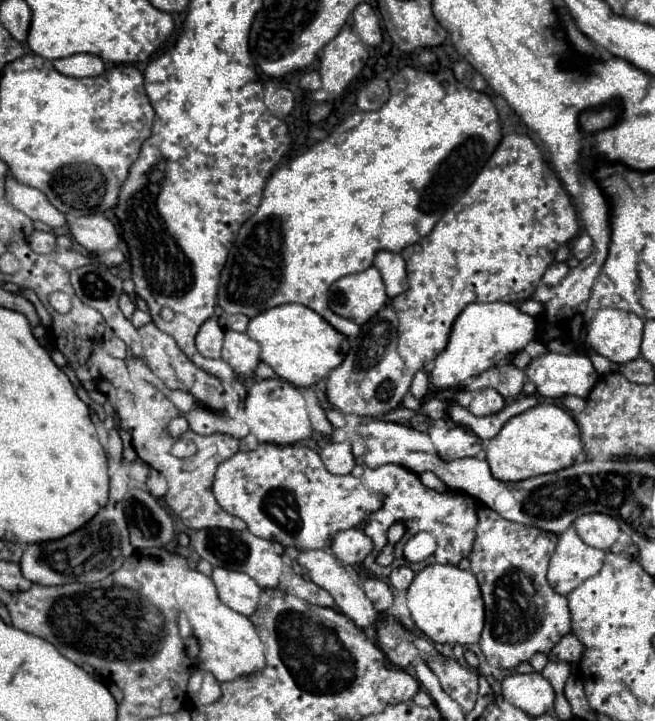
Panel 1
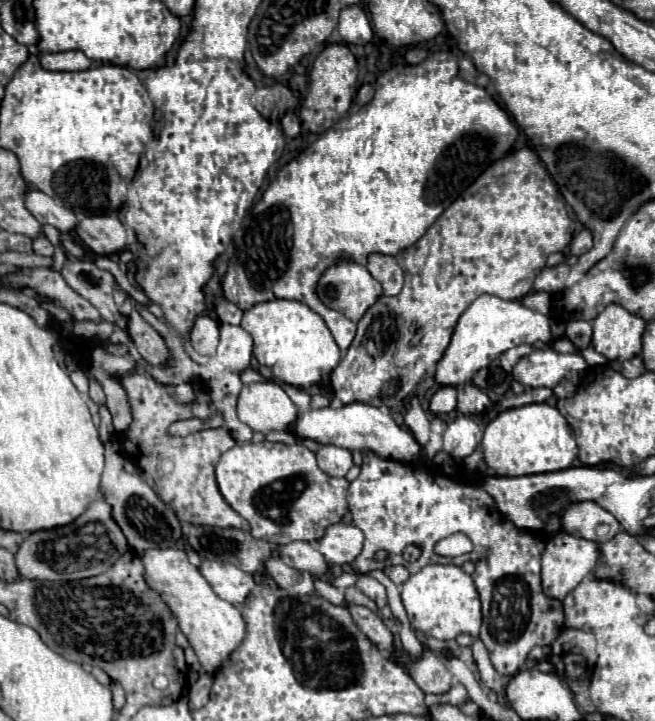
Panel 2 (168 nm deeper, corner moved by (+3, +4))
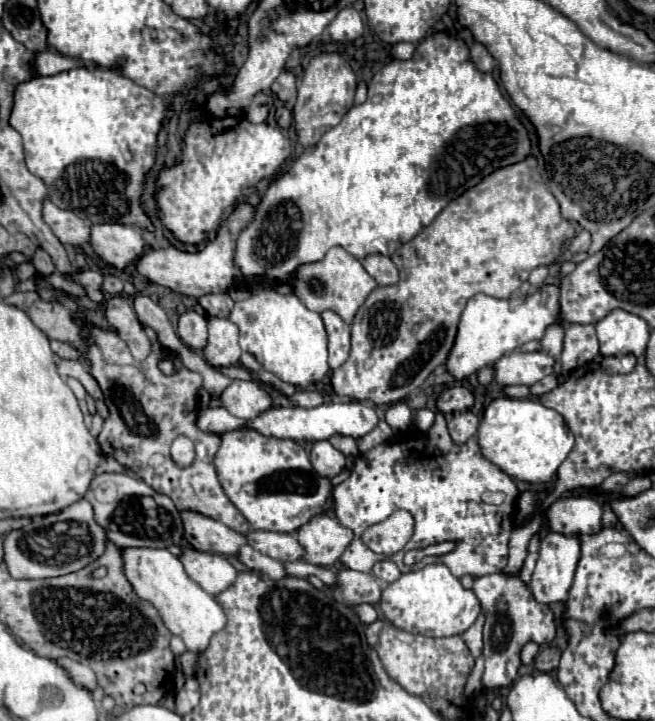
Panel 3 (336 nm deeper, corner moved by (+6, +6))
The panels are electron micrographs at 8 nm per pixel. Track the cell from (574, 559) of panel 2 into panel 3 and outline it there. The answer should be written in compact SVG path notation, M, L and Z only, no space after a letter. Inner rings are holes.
M555 531L547 533L541 539L541 551L537 559L537 567L531 577L531 591L539 603L557 603L557 601L567 601L569 589L573 585L573 575L577 569L581 557L581 541L575 535L557 535Z

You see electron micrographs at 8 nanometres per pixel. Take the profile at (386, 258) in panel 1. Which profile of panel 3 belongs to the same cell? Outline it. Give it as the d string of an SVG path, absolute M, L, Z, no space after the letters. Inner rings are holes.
M367 255L361 265L365 267L365 271L377 281L377 285L395 285L399 281L399 271L393 265L393 261L385 255Z

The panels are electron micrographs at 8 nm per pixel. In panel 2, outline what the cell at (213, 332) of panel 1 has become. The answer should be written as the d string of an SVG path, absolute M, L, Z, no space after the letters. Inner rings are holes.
M196 317L188 339L200 355L214 355L218 345L218 323L210 317Z

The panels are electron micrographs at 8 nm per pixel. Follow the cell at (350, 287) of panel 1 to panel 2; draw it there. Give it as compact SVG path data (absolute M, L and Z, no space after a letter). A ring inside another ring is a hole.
M338 261L338 263L330 265L318 279L316 295L326 307L338 309L344 317L358 323L360 317L366 313L366 309L382 295L382 289L380 289L380 283L368 273L368 269L364 265L358 265L354 261Z

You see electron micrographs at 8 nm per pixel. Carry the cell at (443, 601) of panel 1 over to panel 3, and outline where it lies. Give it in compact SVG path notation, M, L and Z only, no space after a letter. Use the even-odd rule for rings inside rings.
M433 563L419 571L403 573L397 581L389 583L381 595L381 609L385 619L389 619L395 627L427 637L461 635L475 623L481 613L475 593L465 589L443 563Z

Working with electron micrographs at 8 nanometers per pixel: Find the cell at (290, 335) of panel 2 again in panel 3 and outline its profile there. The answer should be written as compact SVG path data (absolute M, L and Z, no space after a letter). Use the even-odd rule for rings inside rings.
M277 291L253 293L249 299L235 303L229 319L241 331L241 349L245 345L263 369L275 373L281 381L305 389L329 373L327 333L321 315L309 311L295 295L281 295Z

